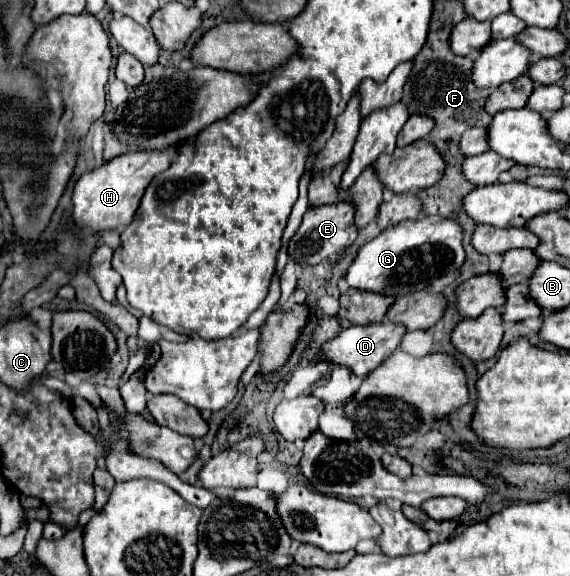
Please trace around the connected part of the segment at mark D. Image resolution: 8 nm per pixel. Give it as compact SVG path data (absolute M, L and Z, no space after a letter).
M381 322L381 324L367 324L367 326L353 326L343 330L337 338L329 340L323 348L321 354L327 362L333 364L343 364L353 370L357 376L365 376L371 370L375 370L385 358L389 358L401 344L405 336L405 326L393 324L393 322Z

